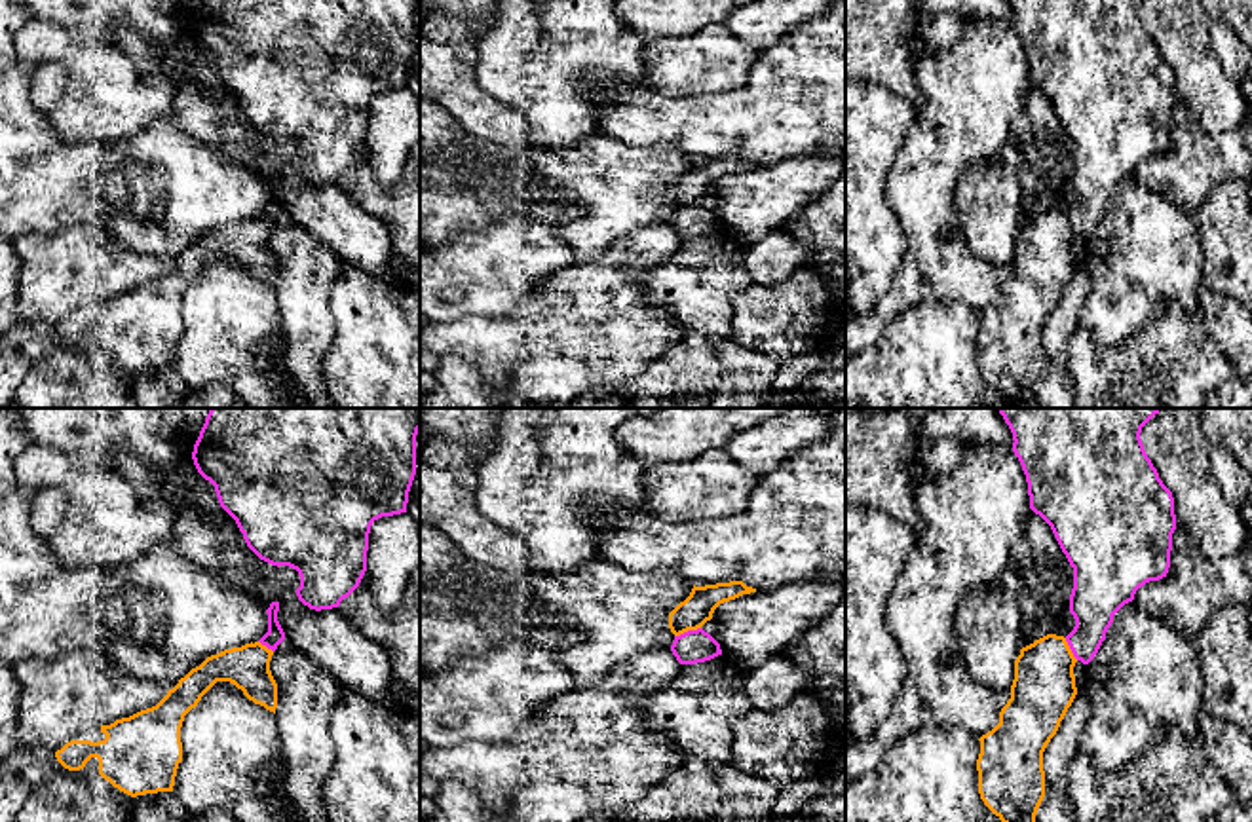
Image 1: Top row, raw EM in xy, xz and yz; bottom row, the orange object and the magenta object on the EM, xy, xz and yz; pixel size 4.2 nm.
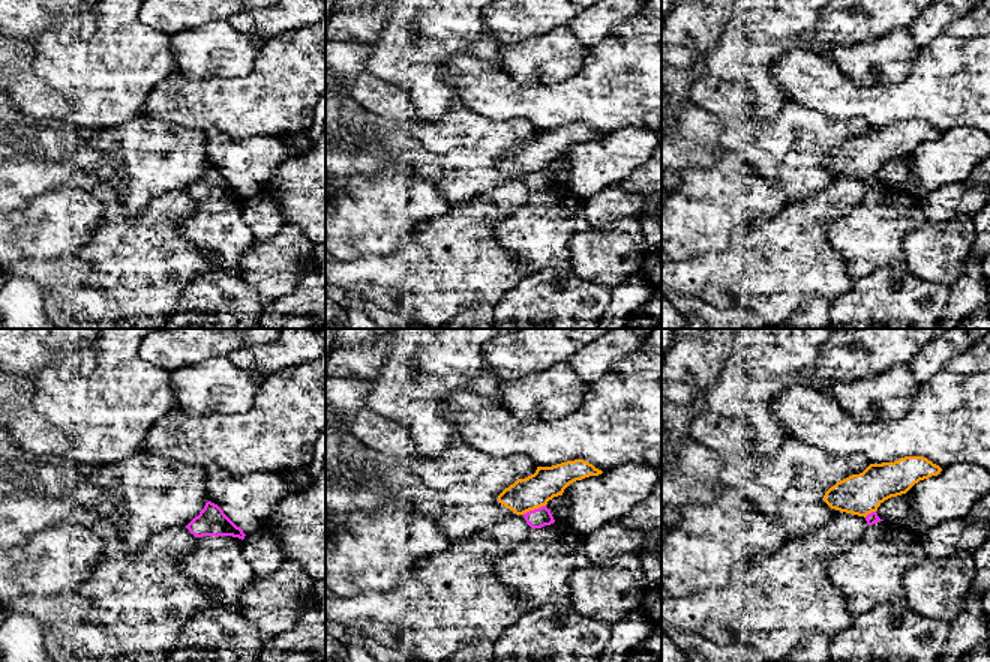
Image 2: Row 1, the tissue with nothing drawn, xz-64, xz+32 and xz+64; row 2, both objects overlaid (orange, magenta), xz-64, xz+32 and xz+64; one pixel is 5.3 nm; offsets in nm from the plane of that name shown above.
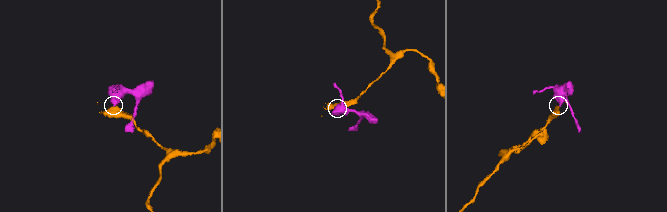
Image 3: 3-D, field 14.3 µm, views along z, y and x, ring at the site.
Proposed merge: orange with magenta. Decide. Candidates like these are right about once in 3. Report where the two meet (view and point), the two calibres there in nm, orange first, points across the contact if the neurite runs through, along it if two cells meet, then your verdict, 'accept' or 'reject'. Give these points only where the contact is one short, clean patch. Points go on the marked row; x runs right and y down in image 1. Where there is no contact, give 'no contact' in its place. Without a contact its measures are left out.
meets orange in xz at (686, 631); 140 nm thick on the orange side, 140 nm on the other; border along xz (700, 627), (675, 636); reject

